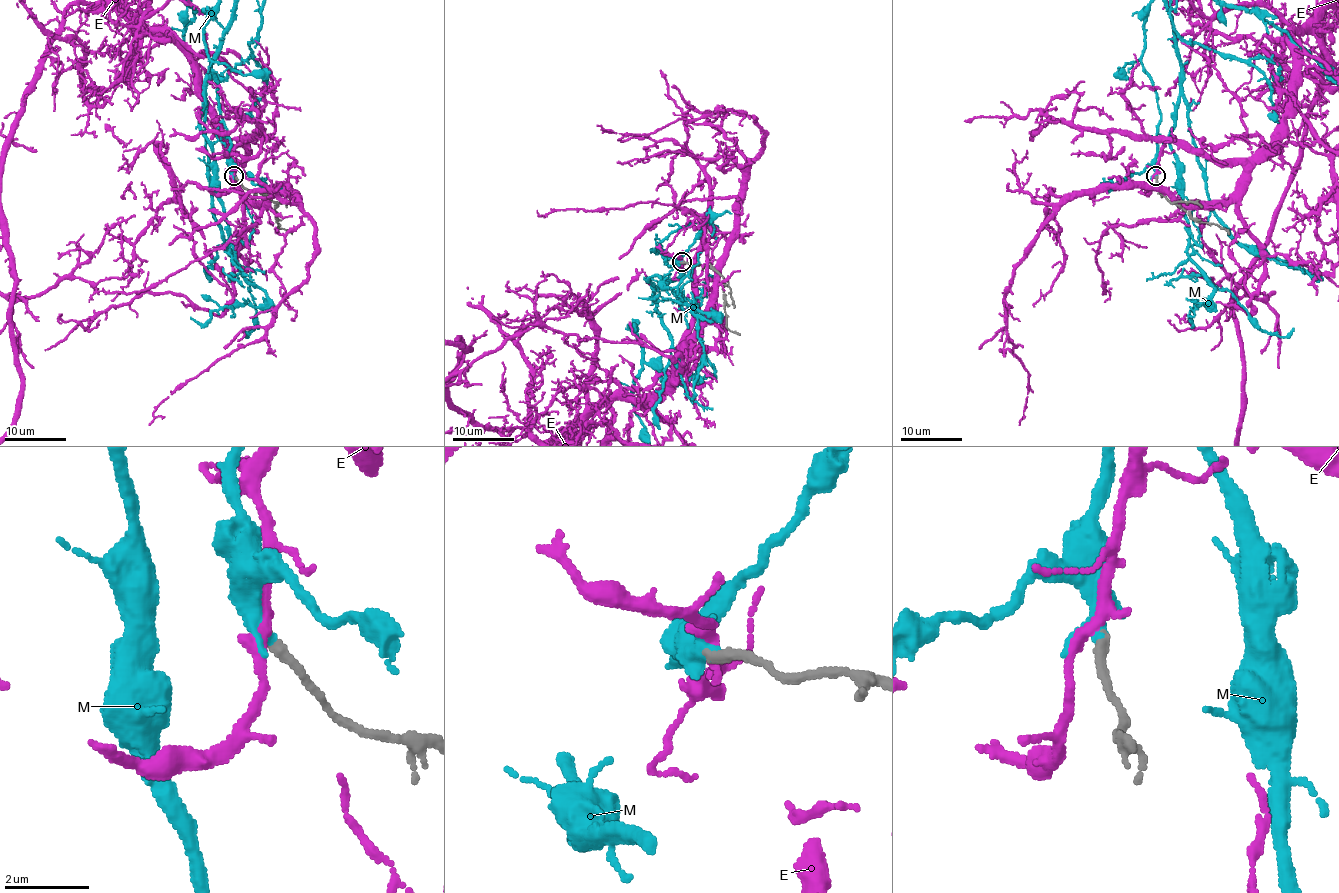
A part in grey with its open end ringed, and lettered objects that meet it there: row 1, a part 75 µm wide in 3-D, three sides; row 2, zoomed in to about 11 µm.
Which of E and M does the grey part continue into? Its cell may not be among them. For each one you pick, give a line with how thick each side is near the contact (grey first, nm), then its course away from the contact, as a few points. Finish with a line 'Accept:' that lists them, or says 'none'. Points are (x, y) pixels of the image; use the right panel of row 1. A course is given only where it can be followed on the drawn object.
M: 280 nm thick on the grey side, 280 nm on the other
Accept: M

